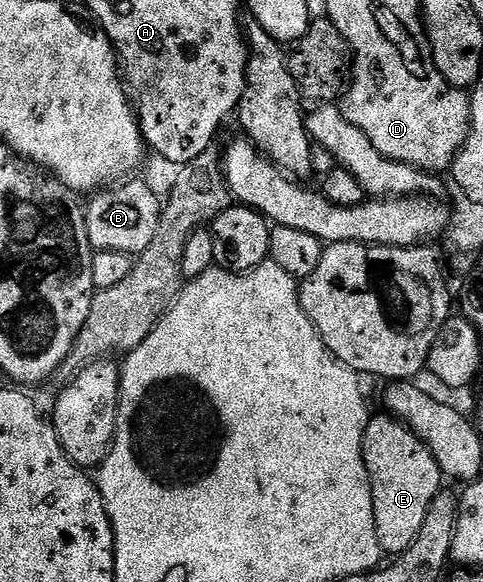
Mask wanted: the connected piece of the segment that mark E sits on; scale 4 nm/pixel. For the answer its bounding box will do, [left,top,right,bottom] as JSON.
[363,413,443,556]

